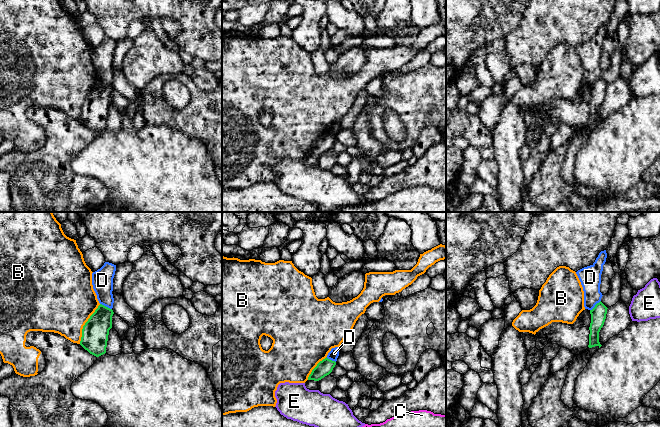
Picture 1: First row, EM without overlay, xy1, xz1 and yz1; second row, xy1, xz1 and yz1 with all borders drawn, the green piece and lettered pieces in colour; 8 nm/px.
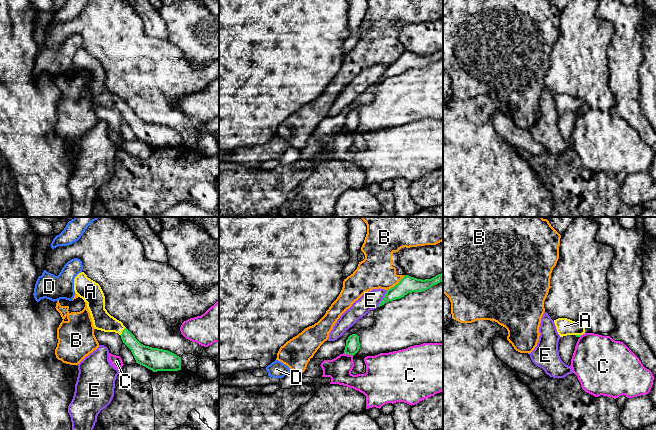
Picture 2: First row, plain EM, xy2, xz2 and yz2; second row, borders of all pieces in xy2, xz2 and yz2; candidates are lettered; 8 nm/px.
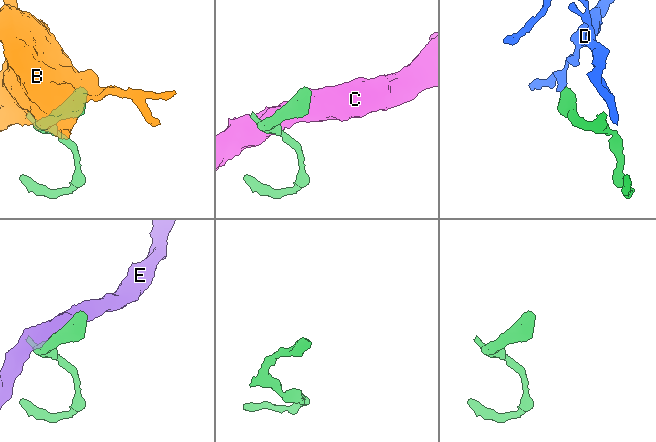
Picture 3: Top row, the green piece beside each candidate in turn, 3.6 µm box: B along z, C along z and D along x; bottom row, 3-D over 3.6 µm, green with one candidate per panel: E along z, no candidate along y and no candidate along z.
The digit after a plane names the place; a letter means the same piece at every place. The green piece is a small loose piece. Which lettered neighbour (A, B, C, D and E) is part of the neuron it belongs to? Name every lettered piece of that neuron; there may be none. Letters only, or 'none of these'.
A

